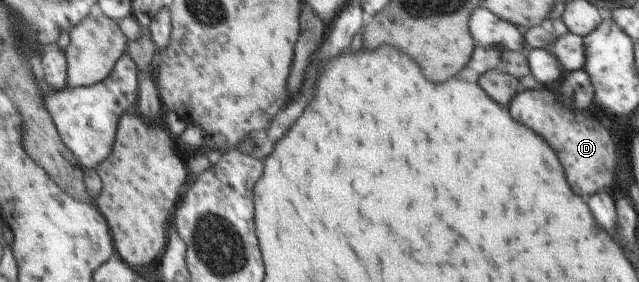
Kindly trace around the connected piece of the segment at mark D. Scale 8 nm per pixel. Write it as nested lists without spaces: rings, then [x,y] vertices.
[[[526,89],[520,92],[509,104],[511,115],[540,133],[557,150],[564,166],[568,166],[568,182],[576,186],[576,194],[588,196],[596,190],[604,191],[612,182],[614,172],[614,142],[596,114],[566,108],[558,93],[548,89]]]

